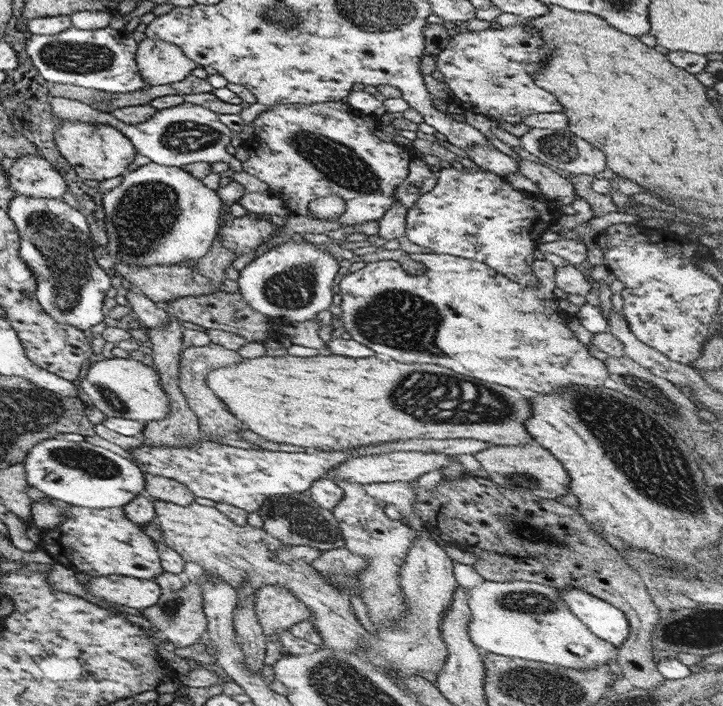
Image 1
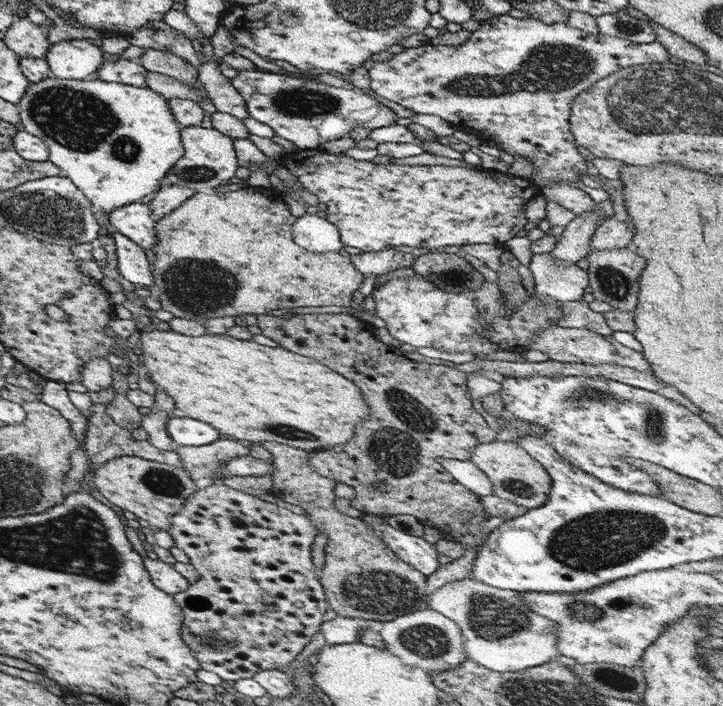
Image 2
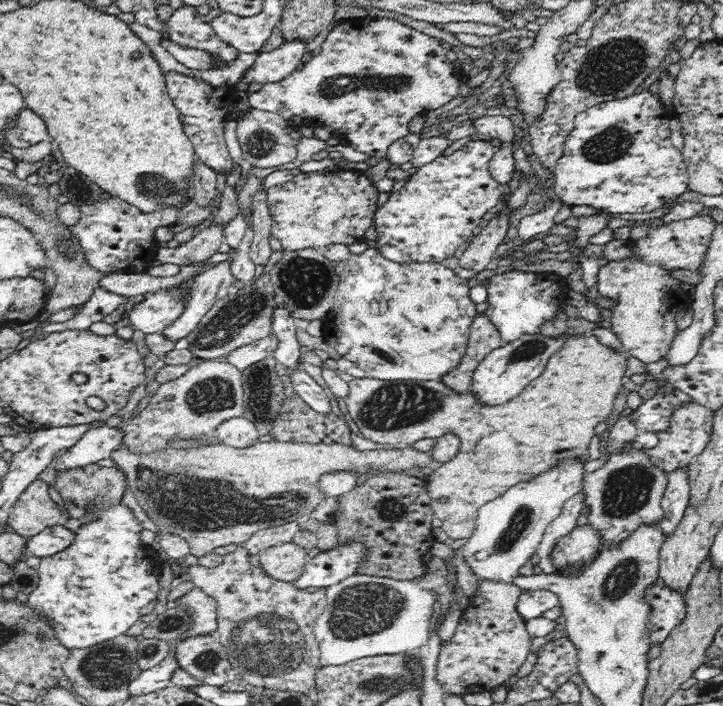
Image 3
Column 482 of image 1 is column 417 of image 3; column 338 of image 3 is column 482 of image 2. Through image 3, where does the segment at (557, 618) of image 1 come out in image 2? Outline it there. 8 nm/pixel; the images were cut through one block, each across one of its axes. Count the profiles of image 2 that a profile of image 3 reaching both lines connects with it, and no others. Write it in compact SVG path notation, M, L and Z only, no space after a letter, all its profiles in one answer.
M470 576L454 580L444 586L429 590L430 608L453 620L461 630L465 640L465 651L468 658L482 666L498 672L514 672L525 668L537 667L554 661L561 655L559 651L558 623L534 612L516 591L502 590L489 584L472 580Z

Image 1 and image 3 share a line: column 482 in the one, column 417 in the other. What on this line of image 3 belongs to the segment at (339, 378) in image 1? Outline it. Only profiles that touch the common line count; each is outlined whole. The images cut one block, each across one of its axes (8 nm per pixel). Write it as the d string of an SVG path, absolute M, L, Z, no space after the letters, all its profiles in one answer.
M580 334L570 336L566 340L562 350L558 350L548 360L544 374L530 382L530 388L526 386L520 396L496 408L482 408L478 406L478 400L472 394L456 394L444 384L440 384L440 380L383 381L366 376L349 382L350 393L345 402L348 414L363 438L378 444L406 447L409 442L436 440L446 432L454 432L456 436L460 436L460 454L453 456L448 462L436 465L434 471L426 477L433 515L442 520L442 530L452 540L458 540L472 536L479 508L502 496L514 484L528 482L538 474L548 472L566 458L578 458L582 464L588 463L588 444L594 436L594 428L604 422L614 408L614 400L618 390L622 388L628 359L629 356L625 352L616 352L604 346L598 337Z

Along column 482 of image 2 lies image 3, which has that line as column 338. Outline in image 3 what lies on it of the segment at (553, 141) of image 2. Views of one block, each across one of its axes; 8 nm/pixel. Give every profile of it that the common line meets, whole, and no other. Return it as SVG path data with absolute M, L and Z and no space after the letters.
M366 16L363 18L356 18L345 20L343 22L337 22L334 28L328 32L326 39L321 43L320 53L313 56L307 63L302 64L298 70L294 70L292 74L288 74L284 80L280 82L270 82L263 84L262 90L259 92L252 92L248 96L248 100L251 106L250 108L258 108L265 110L266 112L275 112L282 115L292 126L310 126L310 128L322 128L322 126L332 126L334 133L341 137L341 142L350 146L358 152L363 152L368 156L382 158L387 156L387 150L389 146L396 142L400 138L404 138L407 132L400 132L400 112L398 110L404 110L404 124L402 126L408 126L410 118L416 116L416 114L424 114L424 110L432 110L442 106L443 104L454 100L460 92L461 82L458 79L460 71L457 70L452 62L446 57L448 50L441 45L441 41L437 38L430 37L418 30L407 26L406 24L388 17L380 17L377 19Z

